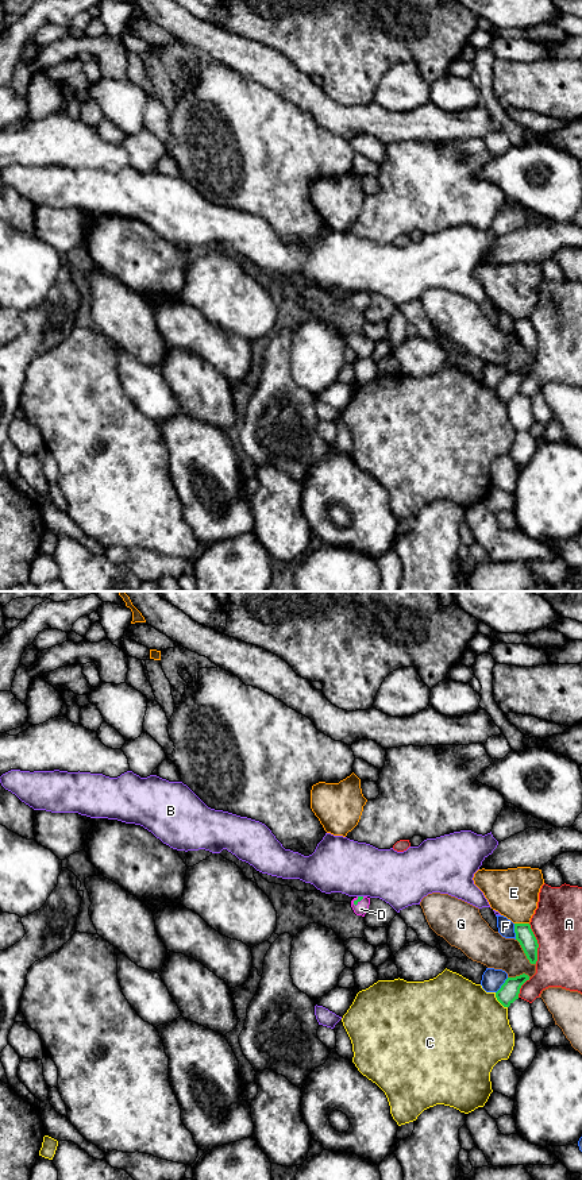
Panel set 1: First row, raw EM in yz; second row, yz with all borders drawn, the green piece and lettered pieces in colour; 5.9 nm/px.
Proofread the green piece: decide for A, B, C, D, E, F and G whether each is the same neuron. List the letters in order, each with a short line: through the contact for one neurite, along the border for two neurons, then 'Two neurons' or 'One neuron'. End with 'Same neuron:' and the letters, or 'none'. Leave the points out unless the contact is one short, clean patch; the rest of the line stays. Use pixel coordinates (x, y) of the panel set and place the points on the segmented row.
A: Two neurons
B: Two neurons
C: Two neurons
D: Line: yz (359, 898), (358, 901), (361, 909). One neuron
E: Two neurons
F: Two neurons
G: Two neurons
Same neuron: D

